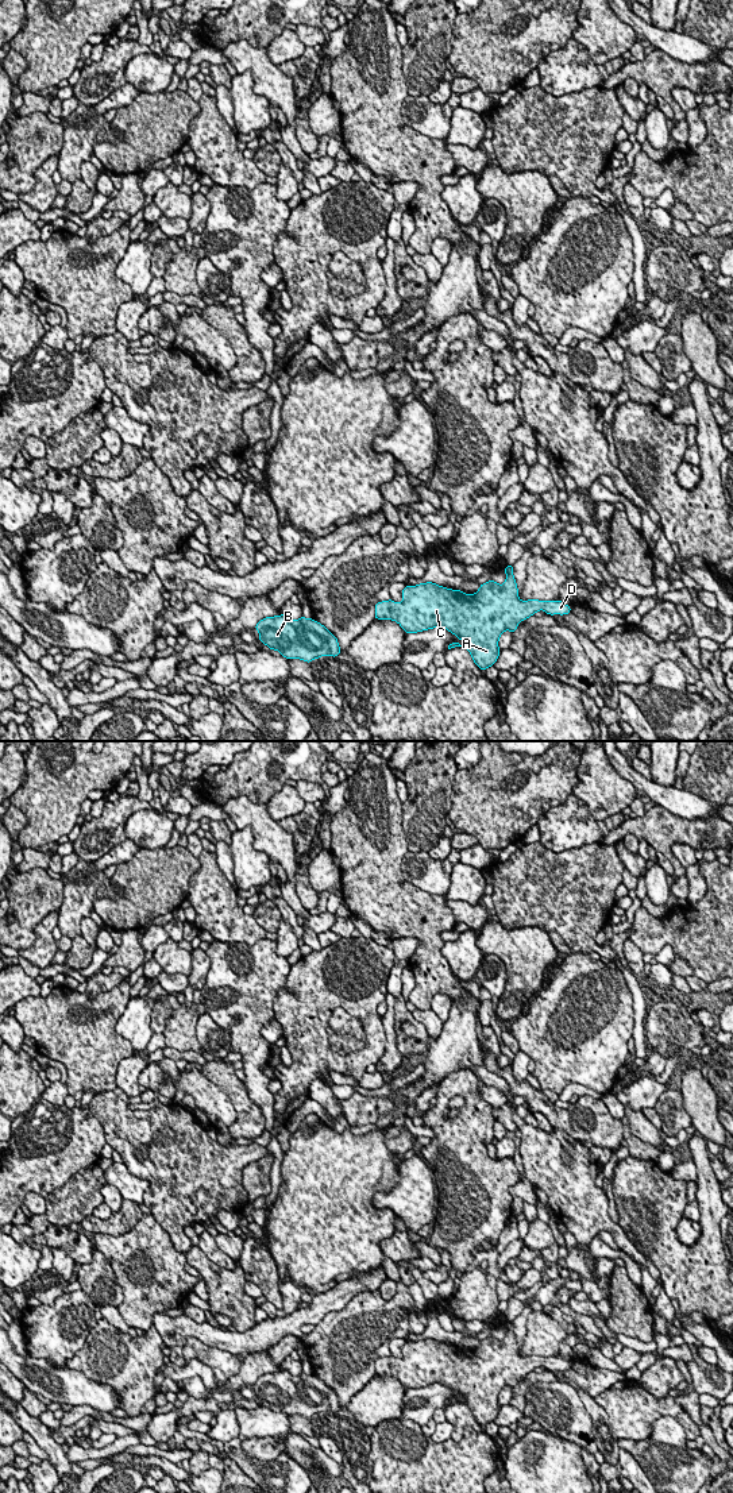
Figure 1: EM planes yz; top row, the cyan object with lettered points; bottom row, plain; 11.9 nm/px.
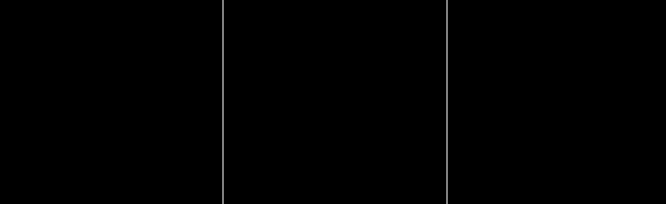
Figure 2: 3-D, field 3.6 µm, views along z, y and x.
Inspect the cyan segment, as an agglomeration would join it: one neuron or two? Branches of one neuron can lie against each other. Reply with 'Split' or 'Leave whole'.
Leave whole

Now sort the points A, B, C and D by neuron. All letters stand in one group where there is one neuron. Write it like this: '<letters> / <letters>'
A B C D

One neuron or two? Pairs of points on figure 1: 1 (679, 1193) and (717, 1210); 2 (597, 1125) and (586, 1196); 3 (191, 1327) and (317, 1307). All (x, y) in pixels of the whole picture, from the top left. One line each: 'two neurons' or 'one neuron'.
1: one neuron
2: two neurons
3: one neuron

